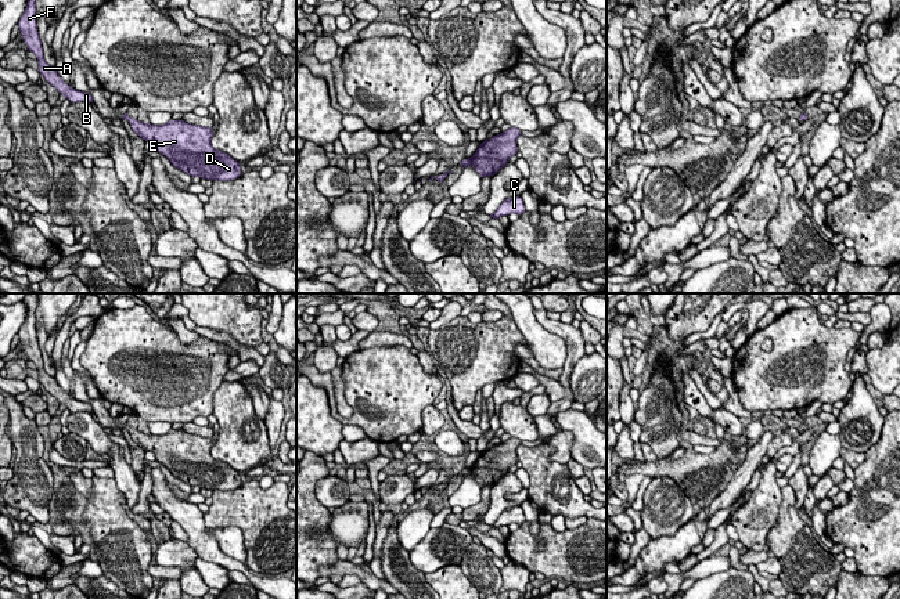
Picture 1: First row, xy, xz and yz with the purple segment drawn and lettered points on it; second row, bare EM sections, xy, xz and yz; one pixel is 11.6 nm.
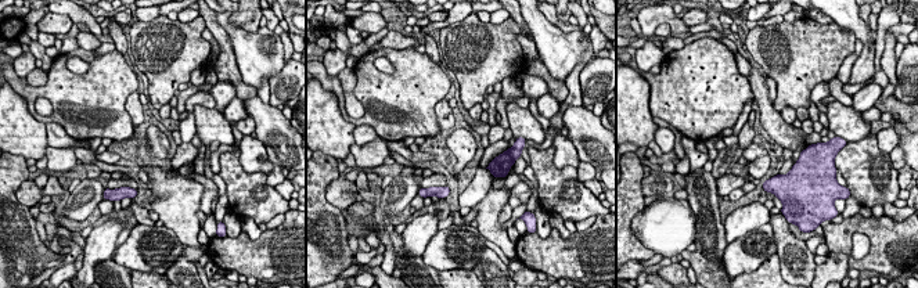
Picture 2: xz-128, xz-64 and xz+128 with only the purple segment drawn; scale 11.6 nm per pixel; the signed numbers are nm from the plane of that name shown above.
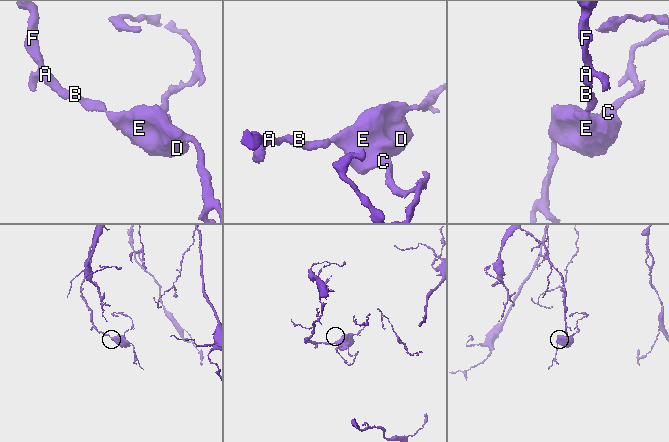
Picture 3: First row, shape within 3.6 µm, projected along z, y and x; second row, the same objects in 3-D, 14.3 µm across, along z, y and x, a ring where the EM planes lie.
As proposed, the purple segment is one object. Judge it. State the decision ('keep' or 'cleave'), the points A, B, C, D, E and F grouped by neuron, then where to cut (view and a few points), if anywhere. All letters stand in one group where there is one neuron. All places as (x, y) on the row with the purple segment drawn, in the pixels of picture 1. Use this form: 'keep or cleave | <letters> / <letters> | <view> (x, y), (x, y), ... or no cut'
keep | A B C D E F | no cut

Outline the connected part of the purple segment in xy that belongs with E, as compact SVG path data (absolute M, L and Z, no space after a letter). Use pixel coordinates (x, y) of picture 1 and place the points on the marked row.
M127 112L120 115L120 120L123 119L130 122L137 136L144 141L152 141L158 152L191 177L228 181L242 174L237 160L212 147L212 127L191 125L183 119L170 119L165 125L143 123L132 119Z

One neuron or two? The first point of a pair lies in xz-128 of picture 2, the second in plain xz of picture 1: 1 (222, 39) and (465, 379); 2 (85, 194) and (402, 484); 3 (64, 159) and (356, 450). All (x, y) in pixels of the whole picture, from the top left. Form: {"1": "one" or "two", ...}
{"1": "two", "2": "one", "3": "one"}

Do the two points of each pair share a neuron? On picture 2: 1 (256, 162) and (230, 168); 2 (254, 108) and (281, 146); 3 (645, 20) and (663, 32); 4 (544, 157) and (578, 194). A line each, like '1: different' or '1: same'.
1: different
2: same
3: different
4: same

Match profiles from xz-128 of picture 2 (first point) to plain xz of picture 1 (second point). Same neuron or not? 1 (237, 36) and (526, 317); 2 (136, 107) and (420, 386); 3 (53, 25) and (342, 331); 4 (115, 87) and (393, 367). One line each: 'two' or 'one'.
1: one
2: two
3: two
4: one

